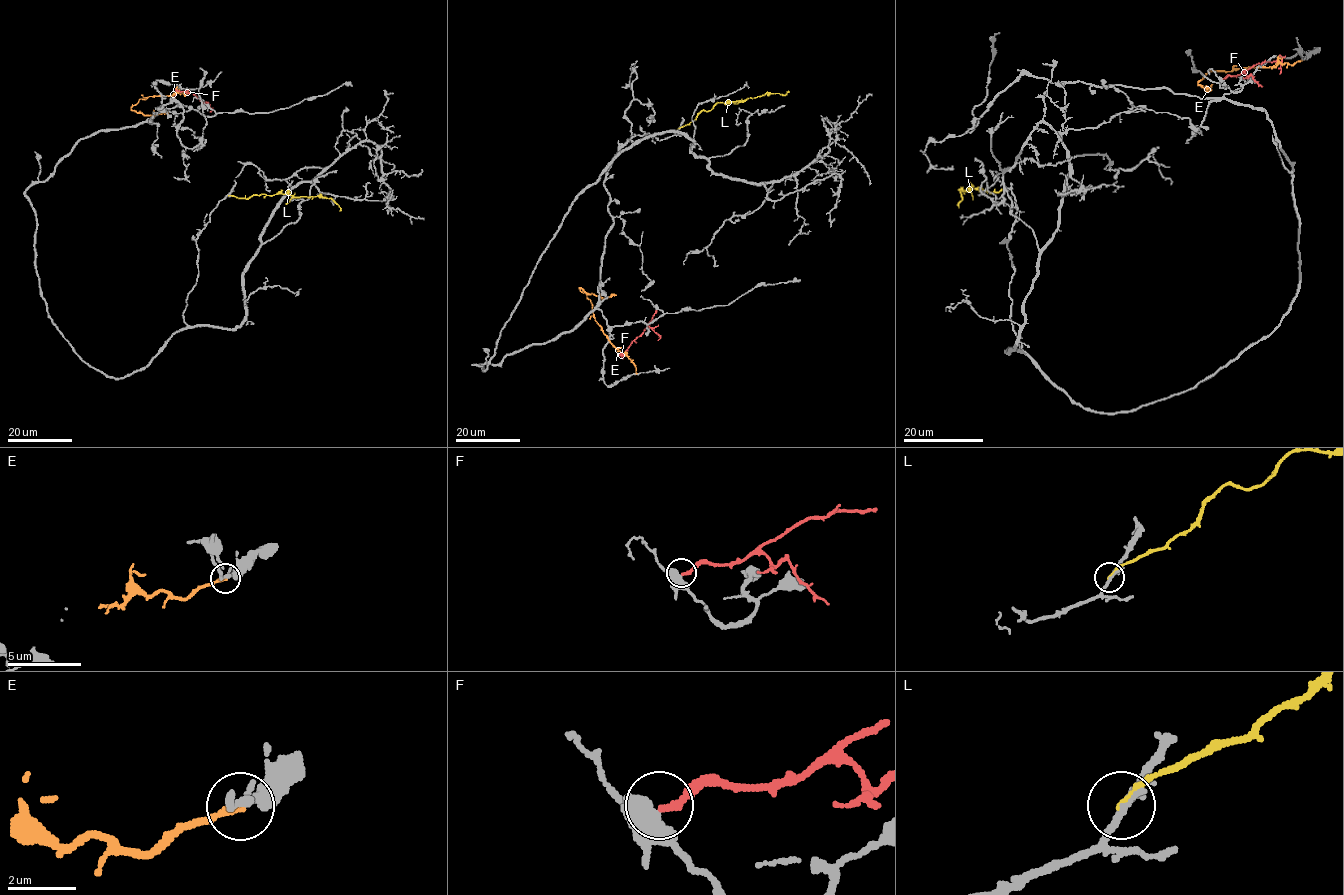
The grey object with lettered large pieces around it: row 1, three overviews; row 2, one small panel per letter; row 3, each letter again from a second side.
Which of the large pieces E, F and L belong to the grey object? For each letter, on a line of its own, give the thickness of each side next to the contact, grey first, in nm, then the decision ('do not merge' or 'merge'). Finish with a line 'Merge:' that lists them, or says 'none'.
E: 240/180 nm | do not merge
F: 420/240 nm | do not merge
L: 170/200 nm | do not merge
Merge: none

